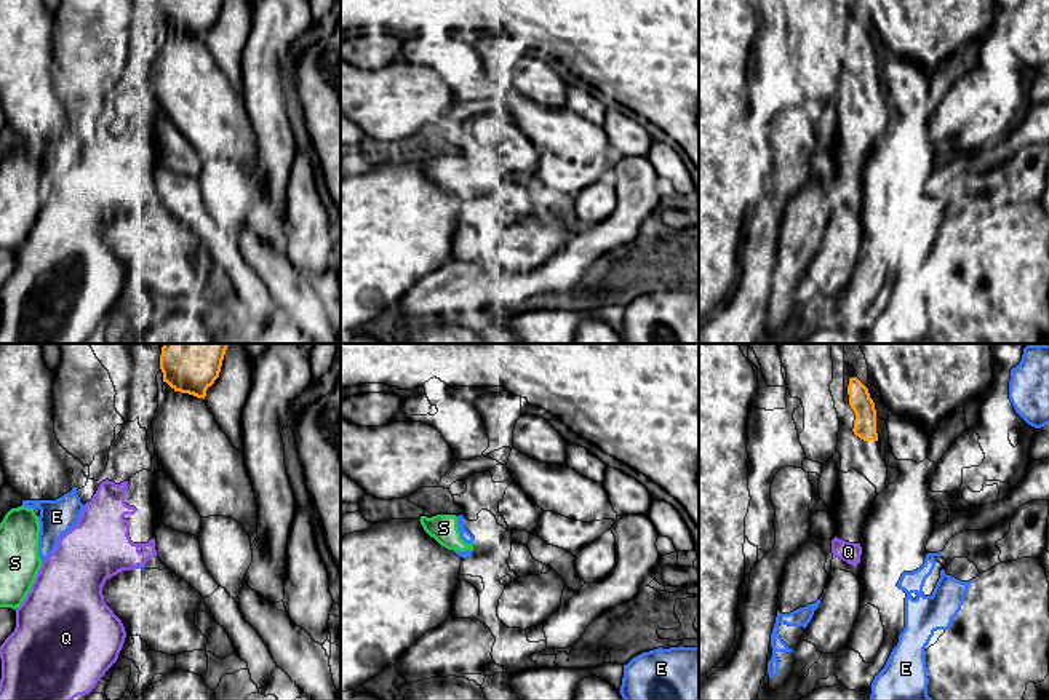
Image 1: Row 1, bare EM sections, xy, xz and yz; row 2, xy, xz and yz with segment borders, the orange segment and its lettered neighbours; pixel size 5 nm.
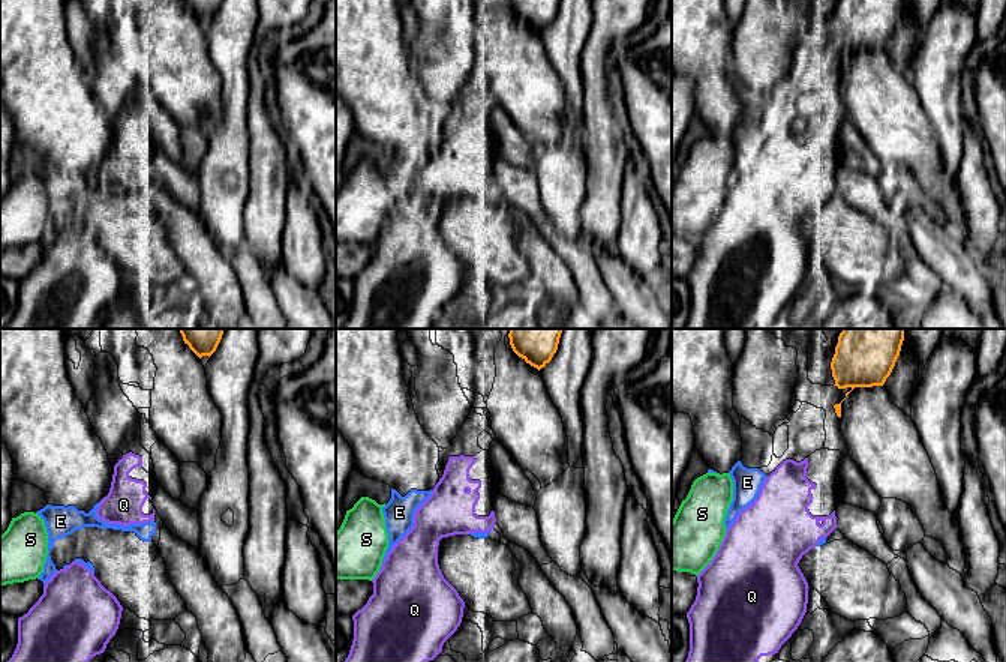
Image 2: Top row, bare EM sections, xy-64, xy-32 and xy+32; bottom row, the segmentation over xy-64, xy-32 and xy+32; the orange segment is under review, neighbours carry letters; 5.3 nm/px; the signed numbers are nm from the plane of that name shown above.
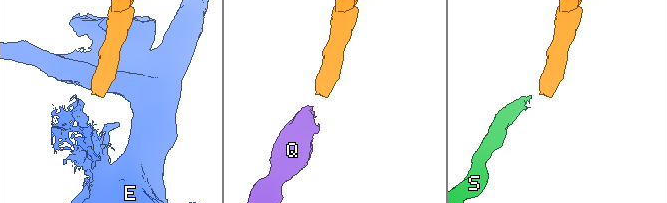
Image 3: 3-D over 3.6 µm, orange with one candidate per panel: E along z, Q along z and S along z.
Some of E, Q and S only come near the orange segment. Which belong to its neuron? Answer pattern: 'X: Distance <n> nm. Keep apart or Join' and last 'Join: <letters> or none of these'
E: Distance 600 nm. Keep apart
Q: Distance 500 nm. Join
S: Distance 900 nm. Keep apart
Join: Q

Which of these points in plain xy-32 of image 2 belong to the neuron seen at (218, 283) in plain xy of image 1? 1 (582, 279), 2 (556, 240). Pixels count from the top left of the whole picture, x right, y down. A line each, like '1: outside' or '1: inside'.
1: outside
2: outside

